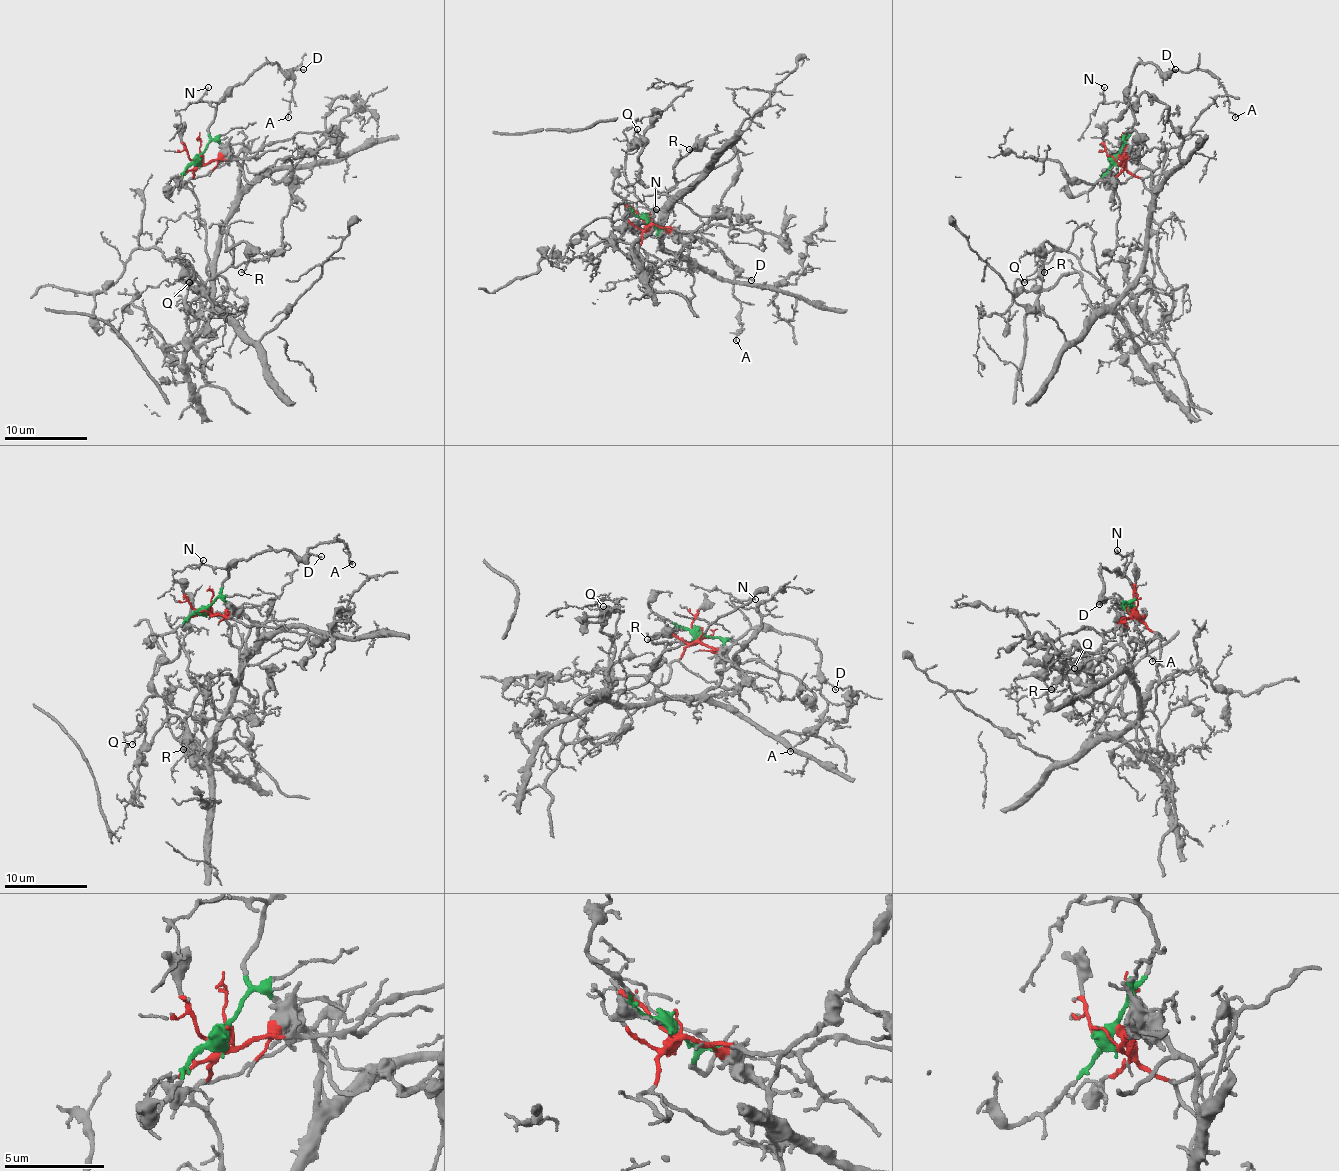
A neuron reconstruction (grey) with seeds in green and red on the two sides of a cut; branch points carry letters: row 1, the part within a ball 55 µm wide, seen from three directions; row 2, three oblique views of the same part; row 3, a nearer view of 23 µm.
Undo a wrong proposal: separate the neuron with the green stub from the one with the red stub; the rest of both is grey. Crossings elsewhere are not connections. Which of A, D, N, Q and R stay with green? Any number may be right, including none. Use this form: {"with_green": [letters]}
{"with_green": ["A", "D", "N"]}

